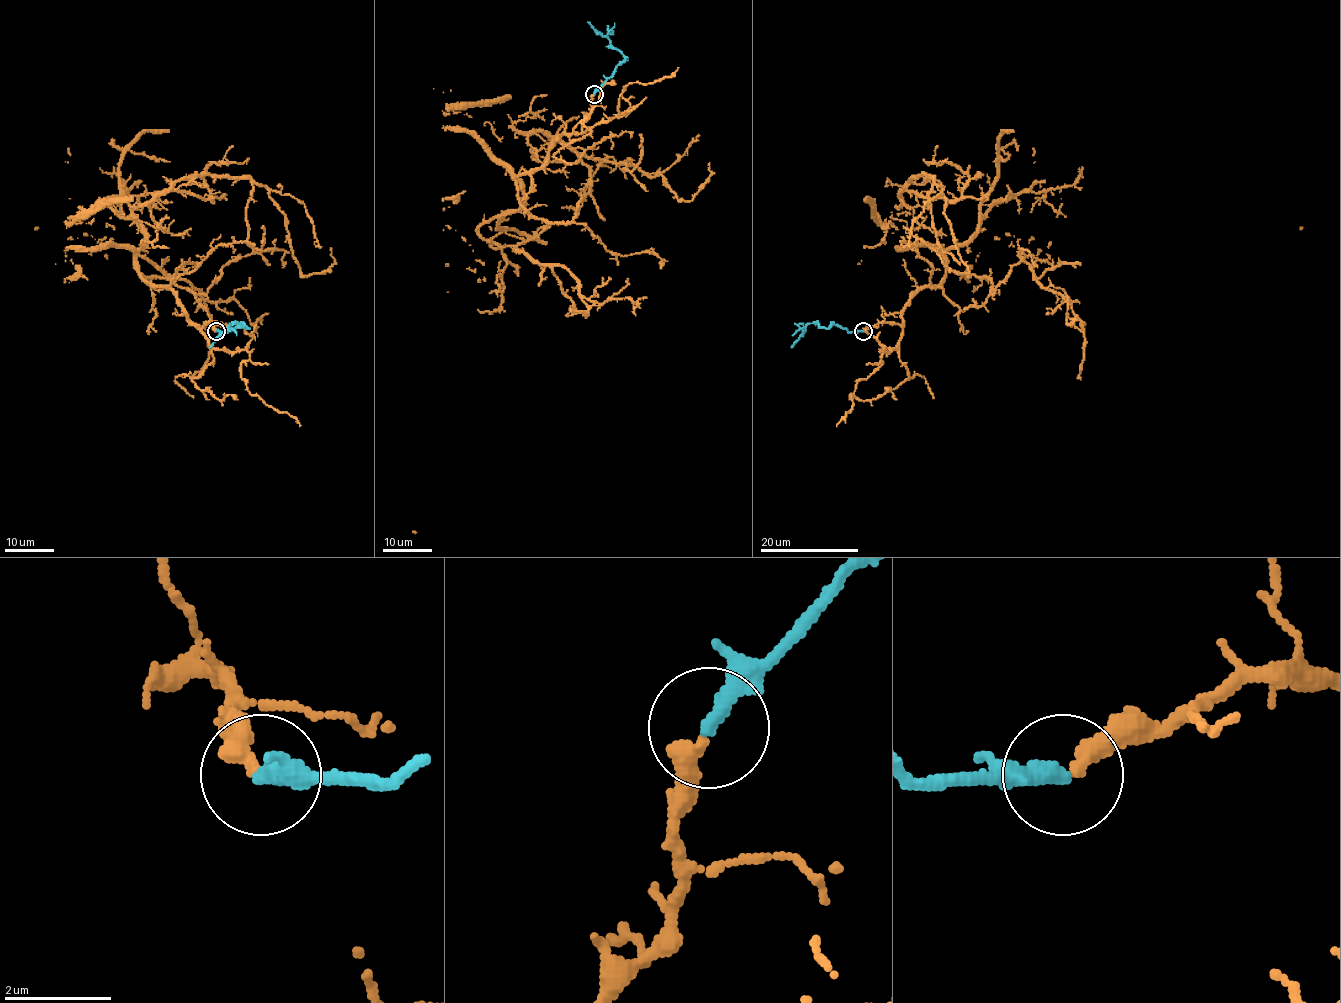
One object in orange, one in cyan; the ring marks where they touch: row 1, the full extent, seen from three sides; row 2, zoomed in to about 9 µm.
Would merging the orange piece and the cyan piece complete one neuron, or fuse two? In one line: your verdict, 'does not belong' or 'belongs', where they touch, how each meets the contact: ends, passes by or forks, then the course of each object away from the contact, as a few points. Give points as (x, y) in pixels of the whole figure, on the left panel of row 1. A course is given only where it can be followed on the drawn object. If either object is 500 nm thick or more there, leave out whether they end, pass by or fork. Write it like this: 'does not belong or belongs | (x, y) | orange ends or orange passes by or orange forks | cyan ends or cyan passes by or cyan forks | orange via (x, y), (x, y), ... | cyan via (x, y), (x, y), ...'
belongs | (216, 331) | orange ends | cyan ends | orange via (215, 331), (171, 285), (218, 245), (260, 249), (251, 181), (191, 175), (107, 223), (79, 221), (133, 196) | cyan via (215, 331), (229, 331), (240, 324), (246, 328), (231, 323), (209, 347)

